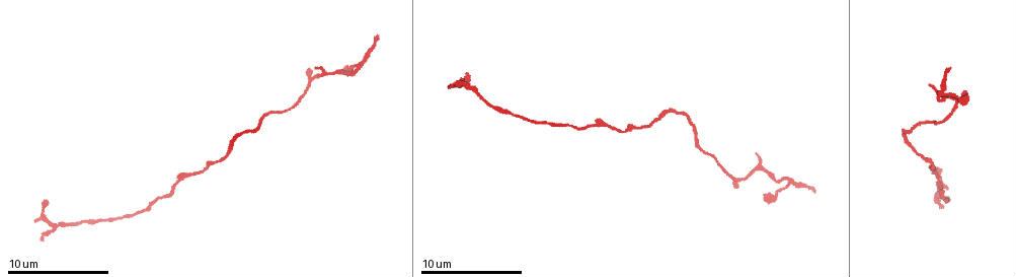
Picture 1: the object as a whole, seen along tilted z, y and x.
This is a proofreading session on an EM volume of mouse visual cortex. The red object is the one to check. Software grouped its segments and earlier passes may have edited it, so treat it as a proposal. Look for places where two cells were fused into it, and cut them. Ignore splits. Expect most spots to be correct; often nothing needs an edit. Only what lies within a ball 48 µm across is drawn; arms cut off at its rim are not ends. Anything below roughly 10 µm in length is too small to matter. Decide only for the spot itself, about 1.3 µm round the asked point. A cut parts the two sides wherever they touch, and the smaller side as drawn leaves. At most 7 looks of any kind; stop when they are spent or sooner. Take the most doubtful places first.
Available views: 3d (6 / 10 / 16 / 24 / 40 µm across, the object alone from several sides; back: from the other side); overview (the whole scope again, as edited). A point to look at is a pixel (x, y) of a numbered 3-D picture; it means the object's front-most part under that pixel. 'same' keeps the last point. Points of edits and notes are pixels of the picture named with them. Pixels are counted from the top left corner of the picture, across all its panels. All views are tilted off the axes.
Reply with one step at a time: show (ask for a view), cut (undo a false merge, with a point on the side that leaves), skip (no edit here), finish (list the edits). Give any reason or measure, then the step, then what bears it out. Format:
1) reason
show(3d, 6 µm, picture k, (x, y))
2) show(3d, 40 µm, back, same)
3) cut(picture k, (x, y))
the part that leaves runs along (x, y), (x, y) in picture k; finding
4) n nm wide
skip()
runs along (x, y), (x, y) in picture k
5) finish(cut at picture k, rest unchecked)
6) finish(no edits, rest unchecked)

calibre changes
show(3d, 10 µm, picture 1, (697, 147))

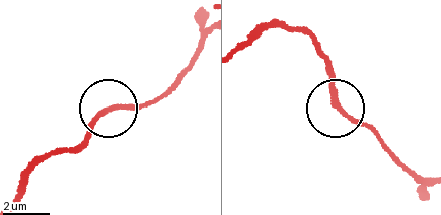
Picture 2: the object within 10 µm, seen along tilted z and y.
closer look
show(3d, 6 µm, picture 2, (111, 105))

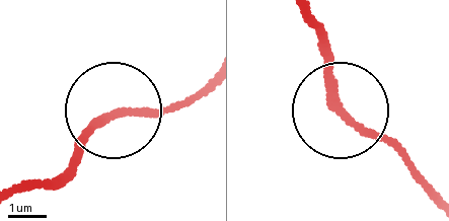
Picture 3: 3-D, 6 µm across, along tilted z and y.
210 nm wide
skip()
runs along (301, 13), (317, 40), (327, 102), (408, 168) in picture 3; all the same cell

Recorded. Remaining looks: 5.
calibre changes
show(3d, 10 µm, picture 1, (674, 109))

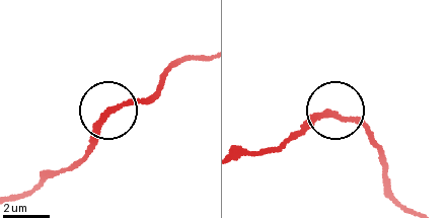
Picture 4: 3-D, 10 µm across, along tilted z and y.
show(3d, 10 µm, back, picture 4, (111, 113))

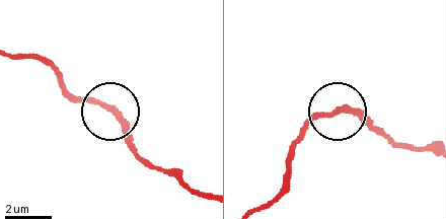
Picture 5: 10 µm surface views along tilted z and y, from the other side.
230 nm wide
skip()
one cell here

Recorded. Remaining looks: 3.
show(3d, 6 µm, picture 1, (100, 218))

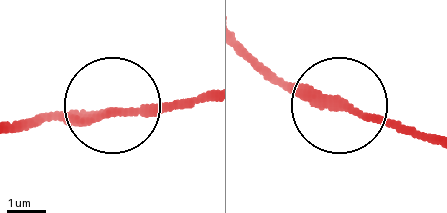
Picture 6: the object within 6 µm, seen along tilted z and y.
other side
show(3d, 6 µm, back, picture 6, (117, 111))

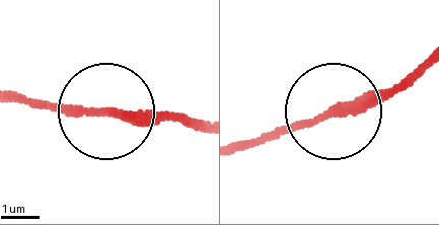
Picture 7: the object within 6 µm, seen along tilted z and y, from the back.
skip()
runs along (13, 94), (194, 119) in picture 7; continuous, no second cell

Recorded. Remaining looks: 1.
calibre changes
show(3d, 6 µm, picture 1, (936, 177))

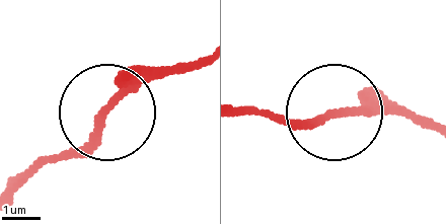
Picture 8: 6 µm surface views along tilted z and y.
skip()
runs along (201, 56), (143, 73), (88, 136), (21, 189) in picture 8; continuous, no second cell

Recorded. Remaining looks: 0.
finish(no edits, rest unchecked)

